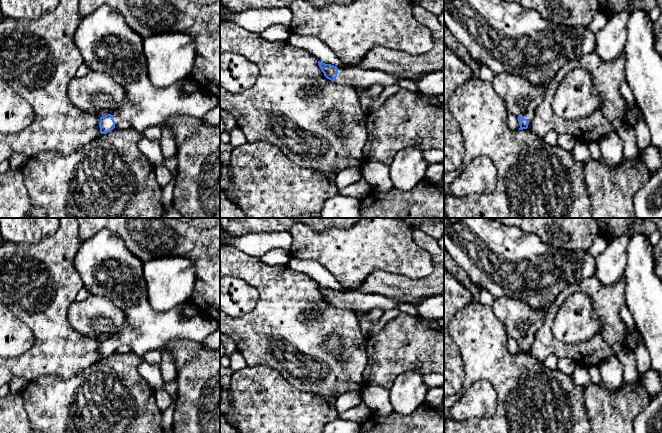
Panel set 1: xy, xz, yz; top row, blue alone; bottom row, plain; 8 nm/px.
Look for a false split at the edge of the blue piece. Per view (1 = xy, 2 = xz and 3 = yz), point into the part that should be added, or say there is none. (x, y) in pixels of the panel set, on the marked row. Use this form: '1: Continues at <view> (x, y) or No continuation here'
1: Continues at xy (107, 44)
2: Continues at xz (354, 76)
3: Continues at yz (528, 115)

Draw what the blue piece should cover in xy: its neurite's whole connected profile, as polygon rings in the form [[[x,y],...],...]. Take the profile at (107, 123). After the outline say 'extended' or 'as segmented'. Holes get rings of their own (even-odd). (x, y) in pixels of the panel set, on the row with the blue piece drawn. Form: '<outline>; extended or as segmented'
[[[101,5],[82,18],[76,29],[74,40],[84,64],[92,71],[109,75],[125,91],[126,103],[112,114],[100,117],[101,134],[112,131],[115,123],[119,121],[128,121],[132,128],[142,133],[151,126],[161,127],[168,119],[176,115],[202,118],[220,105],[220,100],[215,95],[201,90],[186,94],[182,89],[184,79],[167,88],[153,85],[147,72],[143,37],[126,23],[119,11],[108,5]]]; extended

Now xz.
[[[318,61],[318,65],[327,79],[352,86],[353,88],[358,86],[363,89],[369,89],[374,84],[384,88],[397,84],[402,80],[402,78],[383,70],[364,70],[358,66],[338,69],[334,65],[325,64],[320,61]]]; extended

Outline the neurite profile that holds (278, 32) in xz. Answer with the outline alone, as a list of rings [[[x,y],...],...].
[[[275,24],[261,33],[263,39],[270,42],[287,41],[292,34],[290,27],[282,24]]]

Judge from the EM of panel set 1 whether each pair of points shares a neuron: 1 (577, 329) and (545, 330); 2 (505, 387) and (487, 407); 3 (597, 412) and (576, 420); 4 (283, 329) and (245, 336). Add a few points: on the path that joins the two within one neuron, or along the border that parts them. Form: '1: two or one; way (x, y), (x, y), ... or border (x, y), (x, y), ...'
1: two; border (560, 308), (552, 325), (552, 334), (569, 344)
2: two; border (481, 379), (497, 396), (497, 409), (488, 418)
3: two; border (583, 393), (585, 412), (589, 422)
4: one; way (274, 334), (254, 335)

